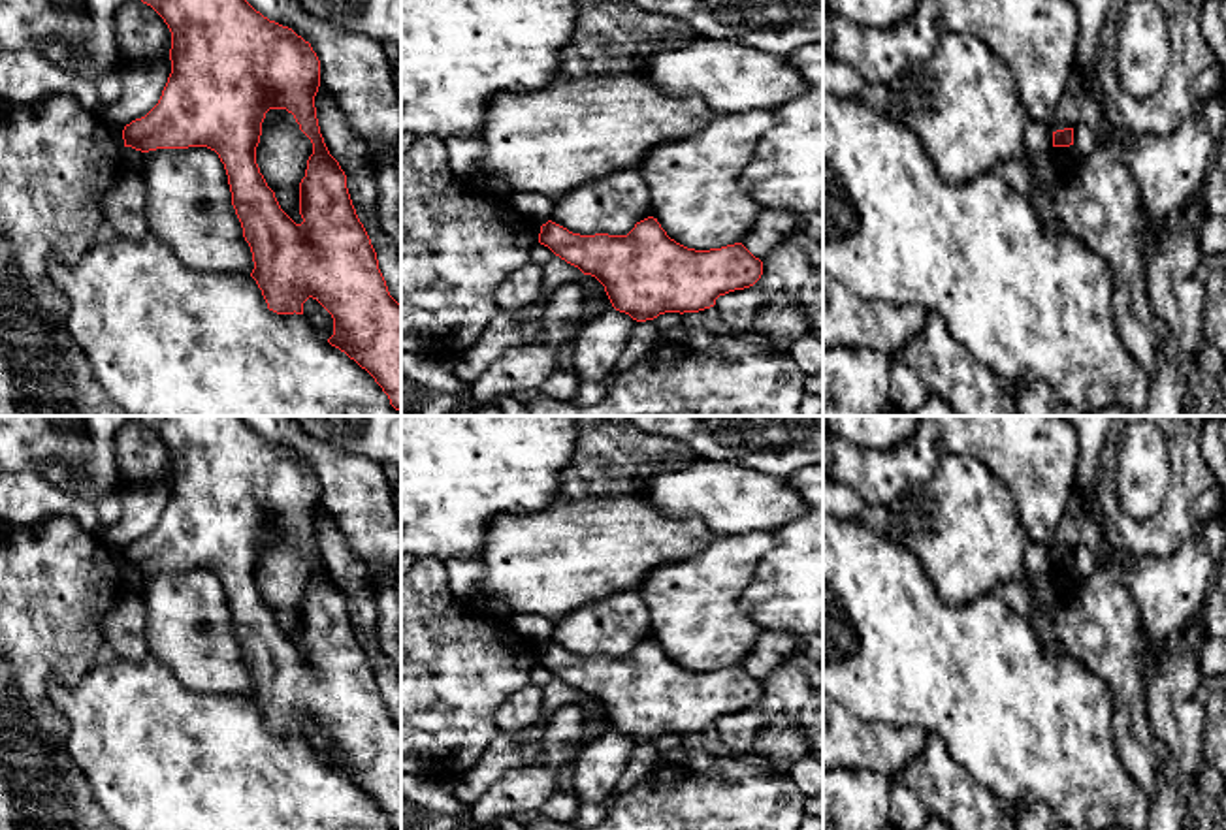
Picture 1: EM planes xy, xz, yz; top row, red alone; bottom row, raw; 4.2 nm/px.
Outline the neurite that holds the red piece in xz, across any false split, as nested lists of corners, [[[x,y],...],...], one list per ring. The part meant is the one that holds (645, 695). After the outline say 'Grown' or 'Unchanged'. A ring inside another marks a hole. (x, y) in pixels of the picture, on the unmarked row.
[[[648,638],[627,657],[580,657],[548,642],[540,647],[539,664],[556,678],[595,698],[620,734],[637,743],[653,742],[665,734],[699,734],[716,726],[719,717],[753,708],[763,696],[763,683],[742,664],[721,670],[695,672],[667,657],[657,640]]]. Unchanged

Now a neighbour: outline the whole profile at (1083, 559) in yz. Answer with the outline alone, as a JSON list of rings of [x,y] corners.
[[[1077,542],[1077,546],[1073,548],[1073,568],[1079,591],[1087,587],[1087,580],[1092,576],[1096,567],[1096,557],[1089,551],[1089,548],[1083,542]]]

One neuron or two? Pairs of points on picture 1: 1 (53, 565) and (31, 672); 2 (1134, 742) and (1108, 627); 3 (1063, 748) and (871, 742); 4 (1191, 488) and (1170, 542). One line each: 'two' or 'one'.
1: one
2: one
3: two
4: one

